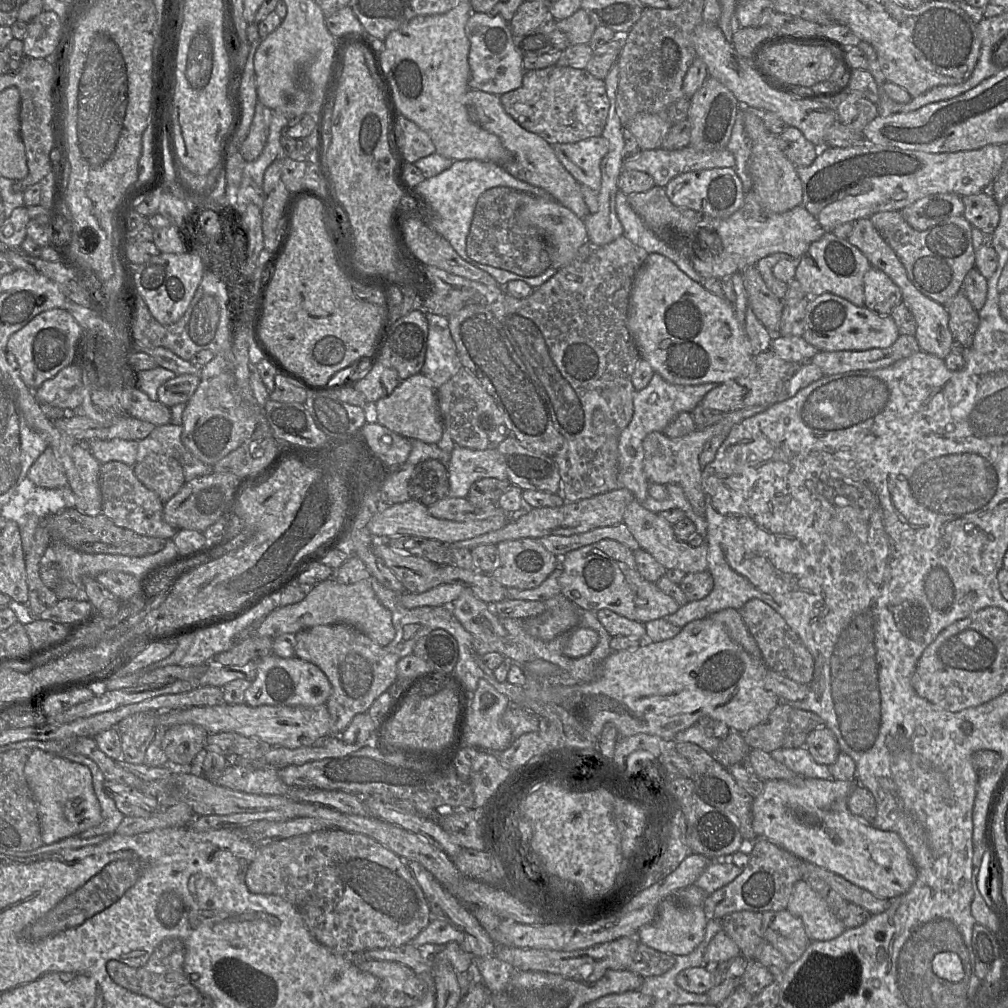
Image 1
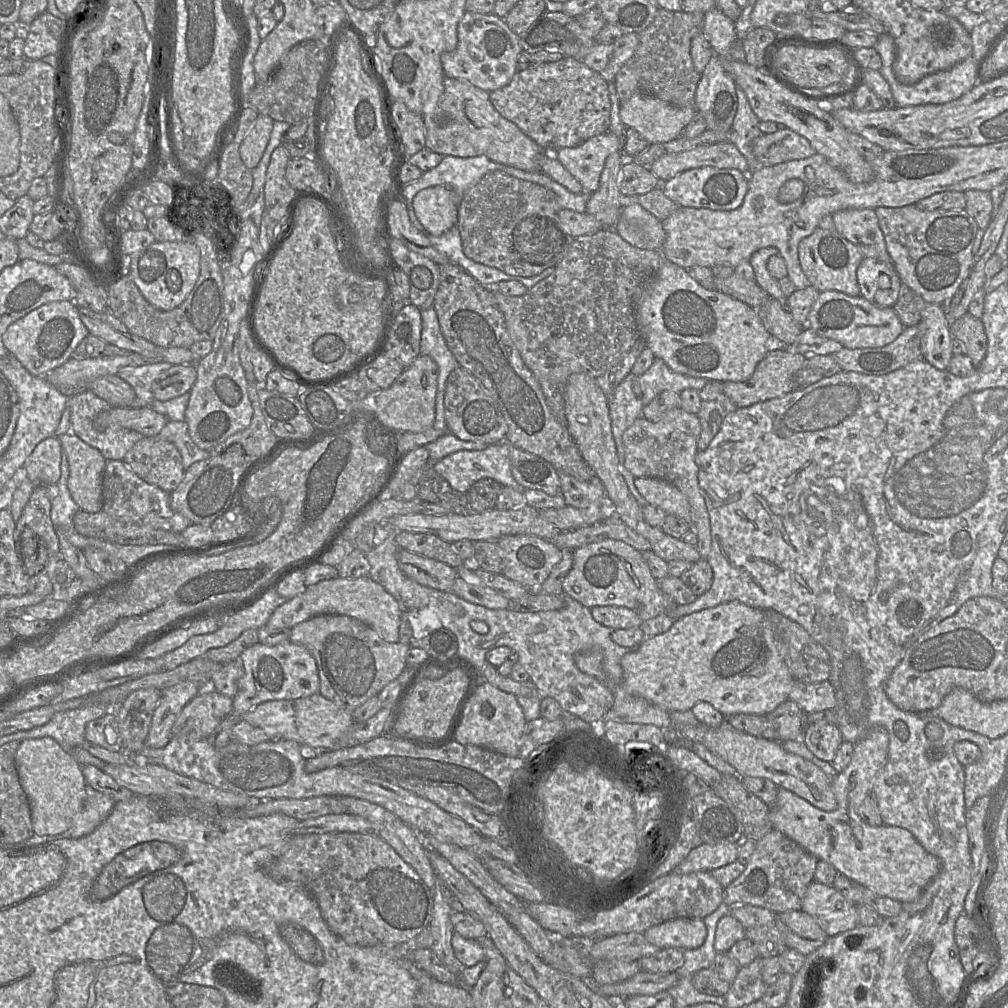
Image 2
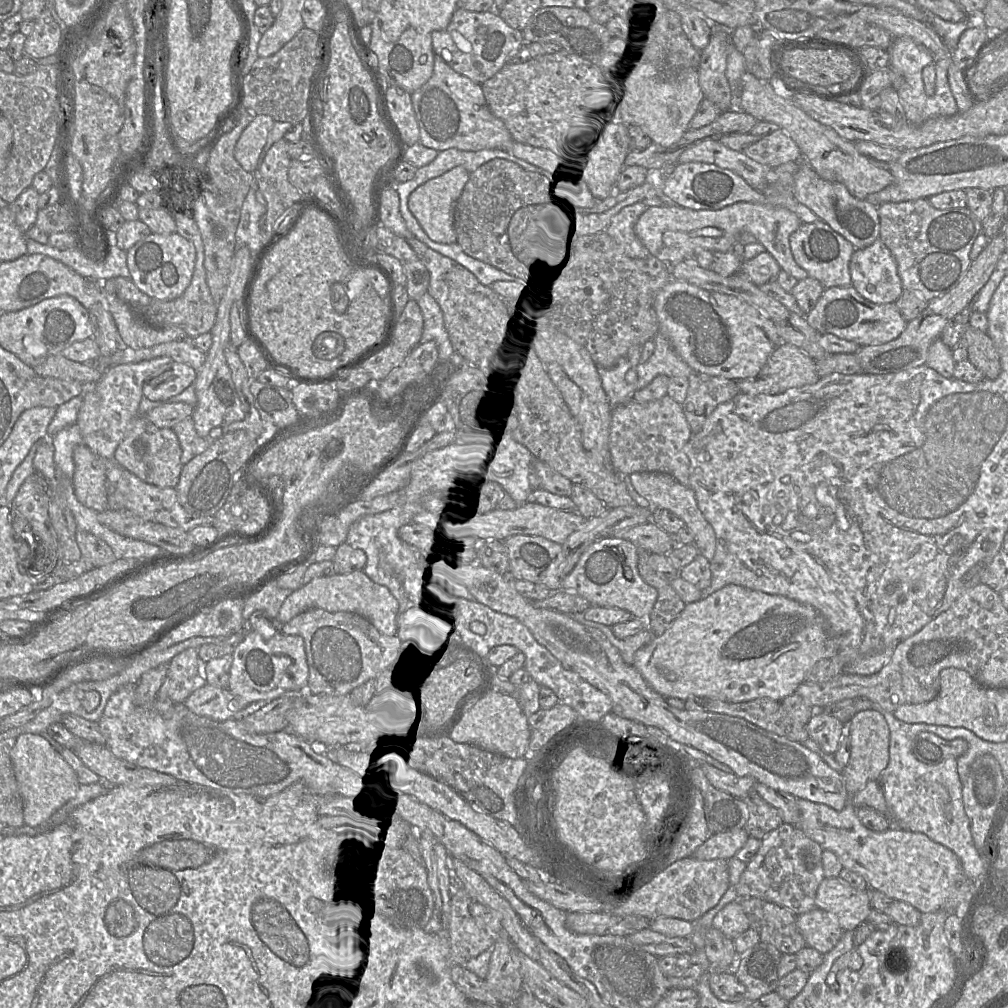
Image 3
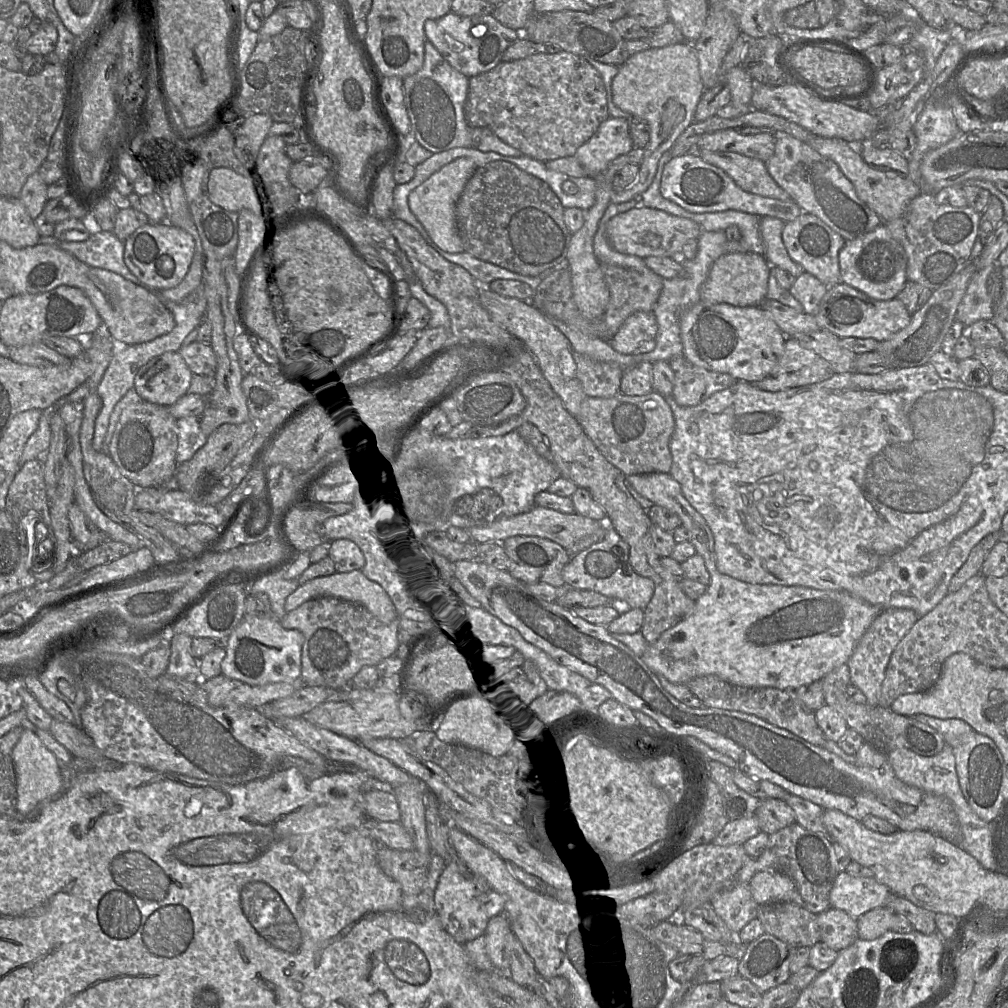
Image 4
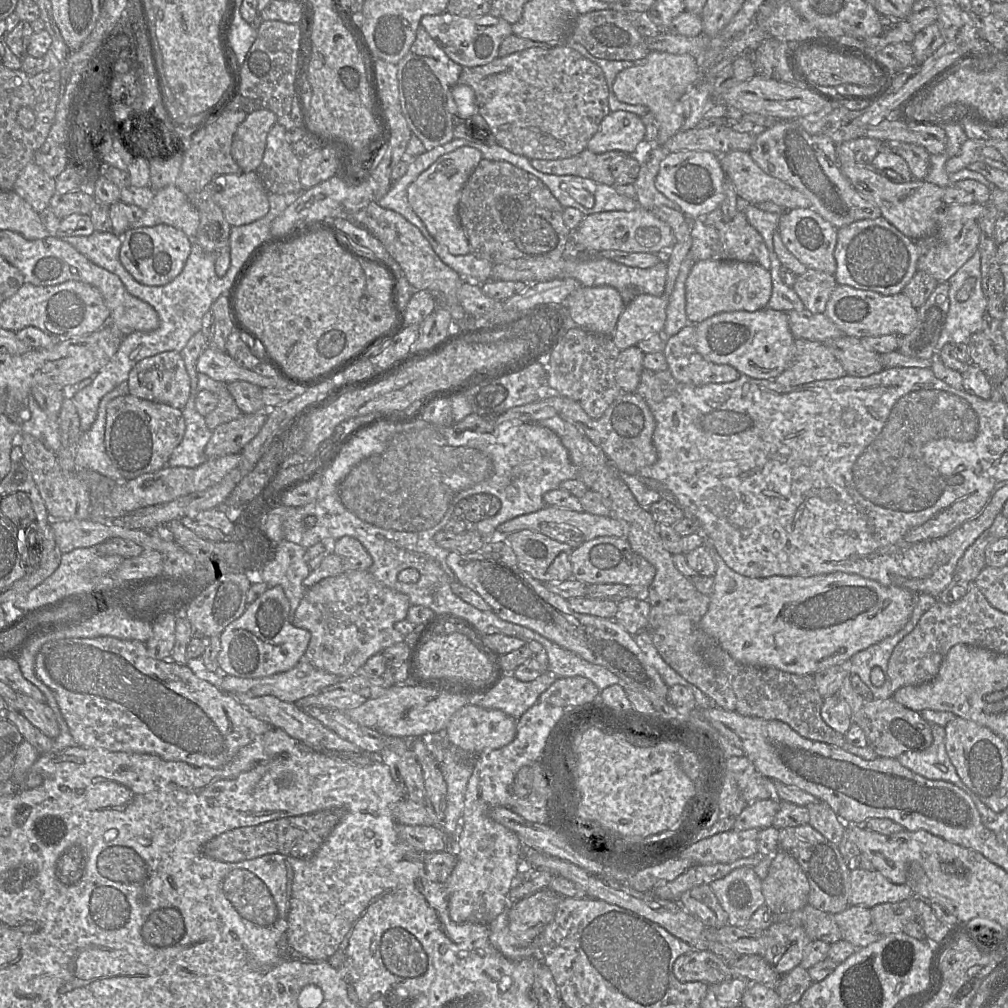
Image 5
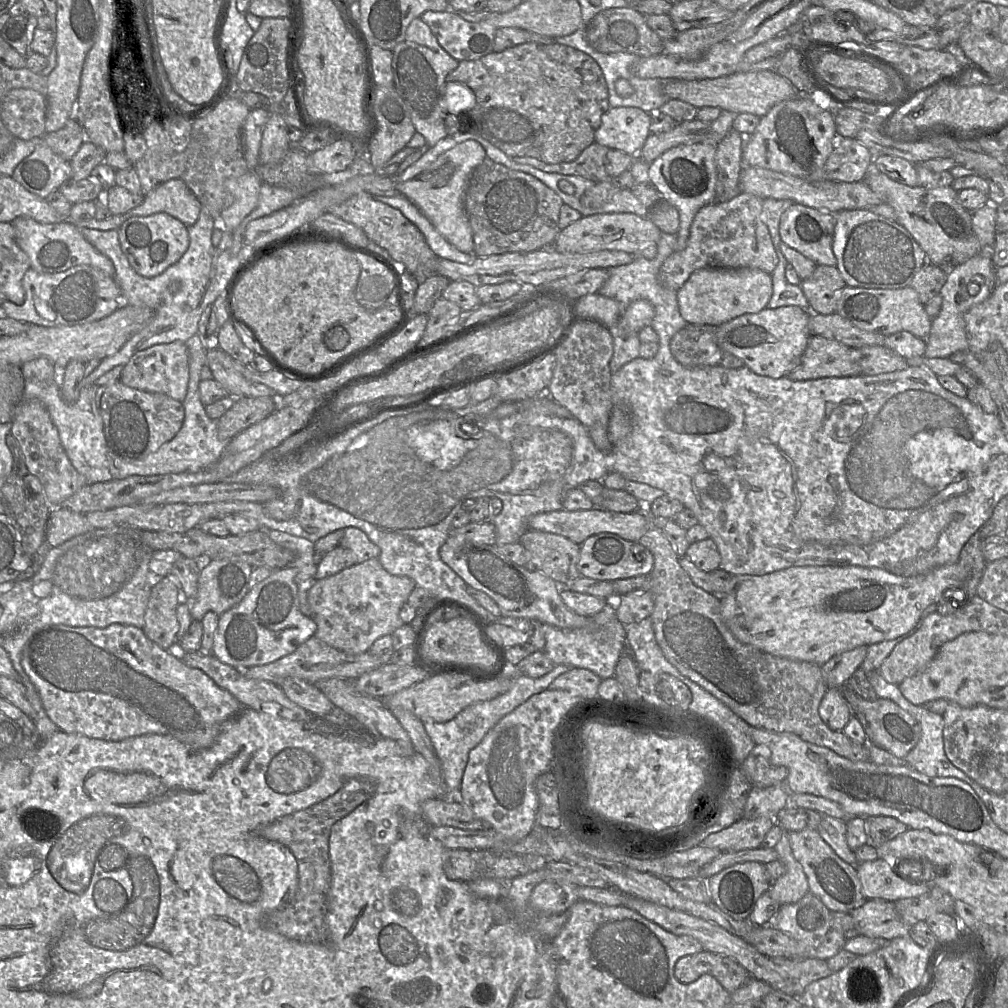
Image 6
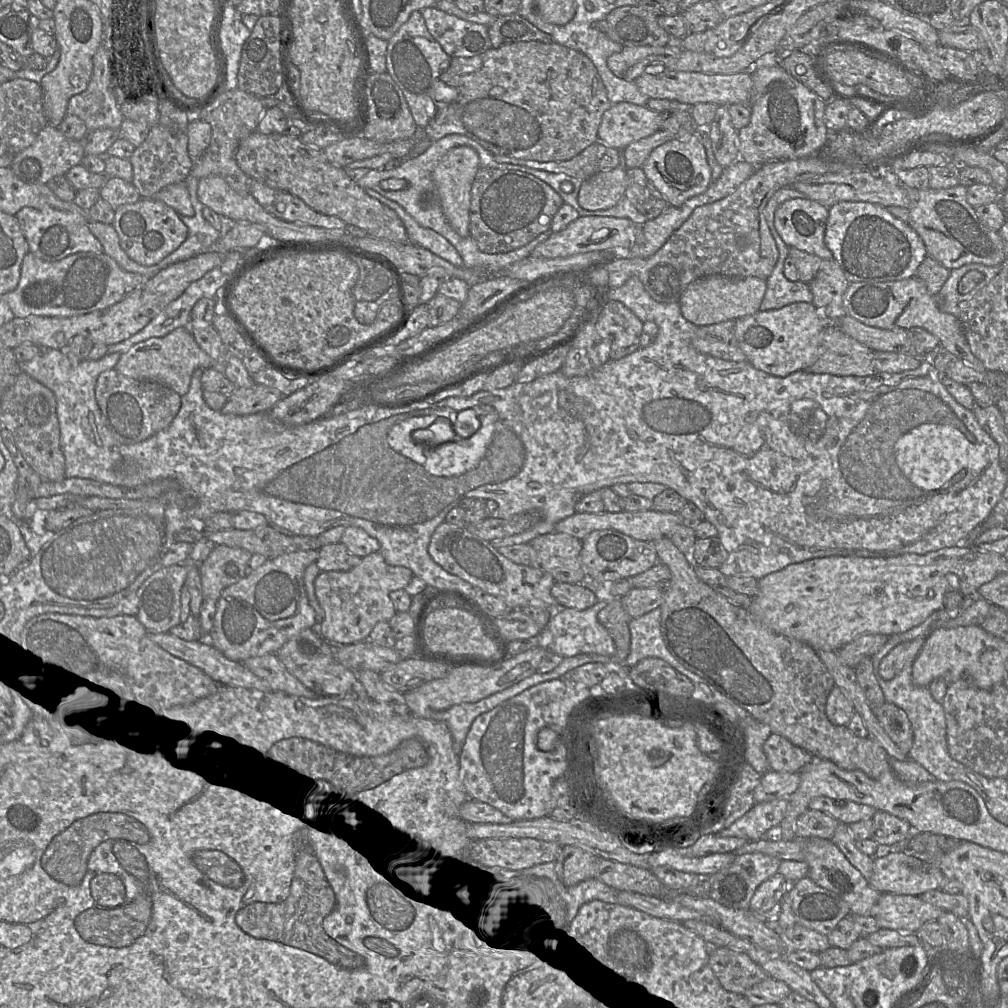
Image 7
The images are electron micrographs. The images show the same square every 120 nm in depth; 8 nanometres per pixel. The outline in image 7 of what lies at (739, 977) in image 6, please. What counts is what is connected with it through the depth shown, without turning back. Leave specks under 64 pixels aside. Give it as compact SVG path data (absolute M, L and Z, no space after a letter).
M726 947L711 948L709 965L722 987L739 995L769 977L747 954Z

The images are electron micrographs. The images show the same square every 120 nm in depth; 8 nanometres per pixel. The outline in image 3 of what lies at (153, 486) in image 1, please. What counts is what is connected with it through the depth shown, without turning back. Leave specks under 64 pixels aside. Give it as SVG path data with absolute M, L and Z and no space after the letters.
M140 415L116 448L114 460L144 482L161 488L175 488L183 466L181 453L179 440L172 428L158 428L145 415Z

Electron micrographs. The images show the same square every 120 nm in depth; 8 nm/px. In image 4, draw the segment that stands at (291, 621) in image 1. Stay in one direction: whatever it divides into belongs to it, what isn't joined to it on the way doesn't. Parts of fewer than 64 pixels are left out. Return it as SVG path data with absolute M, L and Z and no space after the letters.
M361 570L348 573L334 573L330 576L314 578L289 595L285 602L285 611L289 613L303 603L321 597L333 597L364 606L383 624L390 624L398 618L396 608L386 591L378 583L368 579Z

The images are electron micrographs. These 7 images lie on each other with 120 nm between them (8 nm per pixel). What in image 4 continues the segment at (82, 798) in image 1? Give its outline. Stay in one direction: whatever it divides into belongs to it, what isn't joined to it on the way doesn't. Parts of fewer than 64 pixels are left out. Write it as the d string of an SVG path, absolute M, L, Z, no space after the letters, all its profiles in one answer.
M24 729L13 748L12 760L16 773L17 811L21 817L26 817L44 801L57 798L64 791L62 769L58 758L31 729Z

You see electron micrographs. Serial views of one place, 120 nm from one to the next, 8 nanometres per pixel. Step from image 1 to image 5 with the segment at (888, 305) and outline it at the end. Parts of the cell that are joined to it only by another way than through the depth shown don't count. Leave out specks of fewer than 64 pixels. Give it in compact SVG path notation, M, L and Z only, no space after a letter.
M881 216L839 228L834 256L837 261L834 276L838 284L889 296L901 293L918 271L920 247Z

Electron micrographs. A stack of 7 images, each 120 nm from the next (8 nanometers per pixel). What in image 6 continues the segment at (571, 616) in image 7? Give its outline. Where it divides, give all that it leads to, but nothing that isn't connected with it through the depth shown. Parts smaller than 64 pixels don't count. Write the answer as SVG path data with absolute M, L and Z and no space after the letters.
M614 597L606 599L607 604L602 611L593 616L593 622L586 628L559 629L543 624L546 639L544 651L554 665L573 666L577 669L588 669L601 679L614 677L616 664L625 653L626 632L614 609Z

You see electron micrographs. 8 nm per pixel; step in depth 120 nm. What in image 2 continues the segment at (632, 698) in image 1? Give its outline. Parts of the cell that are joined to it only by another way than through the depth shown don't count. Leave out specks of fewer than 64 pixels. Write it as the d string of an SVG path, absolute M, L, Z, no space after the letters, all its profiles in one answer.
M730 601L716 607L701 610L674 620L669 630L651 638L645 638L634 650L626 653L621 658L623 671L623 686L627 692L635 697L640 697L649 703L671 713L683 712L692 709L700 702L706 702L718 710L724 717L734 714L767 715L780 704L788 700L789 693L795 683L785 662L787 647L778 634L773 630L772 623L767 619L764 610L750 607L738 601Z

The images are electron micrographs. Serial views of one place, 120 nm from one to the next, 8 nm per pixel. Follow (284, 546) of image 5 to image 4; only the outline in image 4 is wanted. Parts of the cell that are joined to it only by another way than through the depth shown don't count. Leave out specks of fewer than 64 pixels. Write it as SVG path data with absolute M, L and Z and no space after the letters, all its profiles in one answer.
M282 572L266 576L248 587L249 594L265 593L268 595L273 616L282 620L287 614L285 602L289 595L300 586L298 579L287 580Z

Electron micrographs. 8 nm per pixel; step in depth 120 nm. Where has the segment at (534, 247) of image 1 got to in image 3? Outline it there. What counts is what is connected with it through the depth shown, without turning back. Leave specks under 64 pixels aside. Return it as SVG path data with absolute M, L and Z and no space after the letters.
M493 159L470 174L455 205L454 228L457 242L467 255L525 280L537 280L553 268L559 268L577 243L561 189L539 174L503 159Z

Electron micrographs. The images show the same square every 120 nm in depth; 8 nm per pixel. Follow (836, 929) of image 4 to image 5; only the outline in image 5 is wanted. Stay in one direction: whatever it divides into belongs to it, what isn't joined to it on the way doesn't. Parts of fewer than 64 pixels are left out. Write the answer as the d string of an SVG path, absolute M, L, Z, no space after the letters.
M849 906L843 912L833 915L842 933L842 940L857 948L874 943L881 937L873 925L869 908Z

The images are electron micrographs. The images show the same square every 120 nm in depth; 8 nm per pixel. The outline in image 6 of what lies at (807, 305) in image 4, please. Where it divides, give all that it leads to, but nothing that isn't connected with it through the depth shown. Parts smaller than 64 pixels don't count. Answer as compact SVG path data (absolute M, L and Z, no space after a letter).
M819 265L810 277L800 281L800 287L813 313L834 314L839 294L846 286L836 266Z

